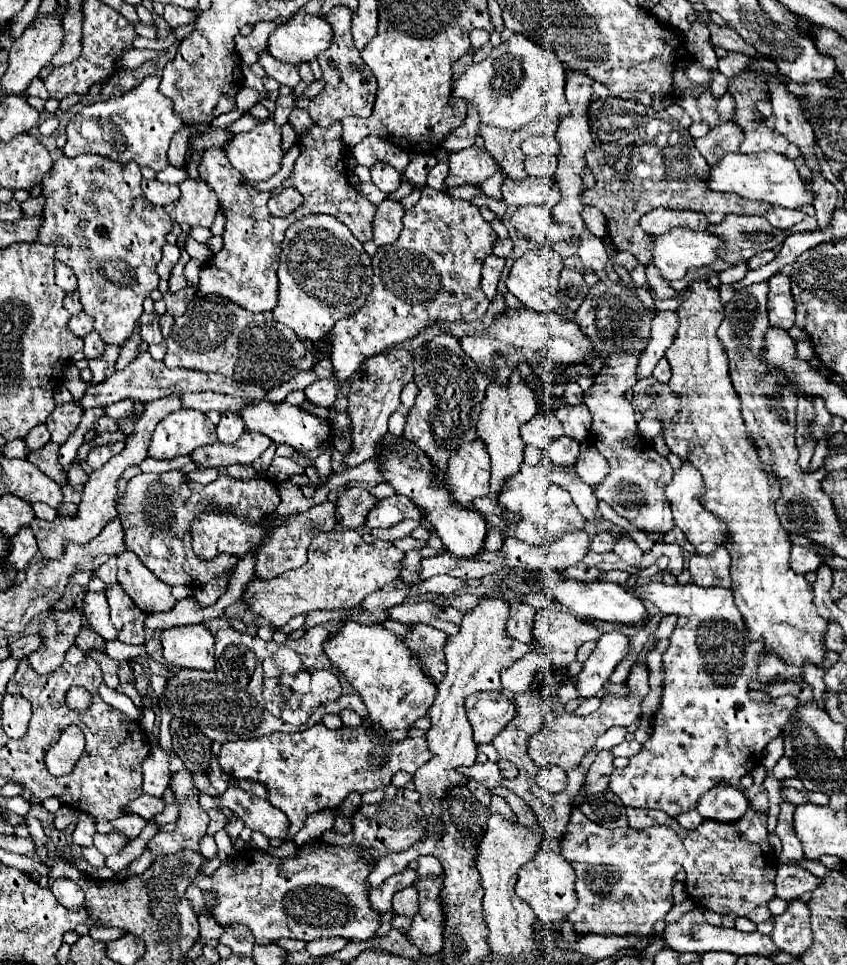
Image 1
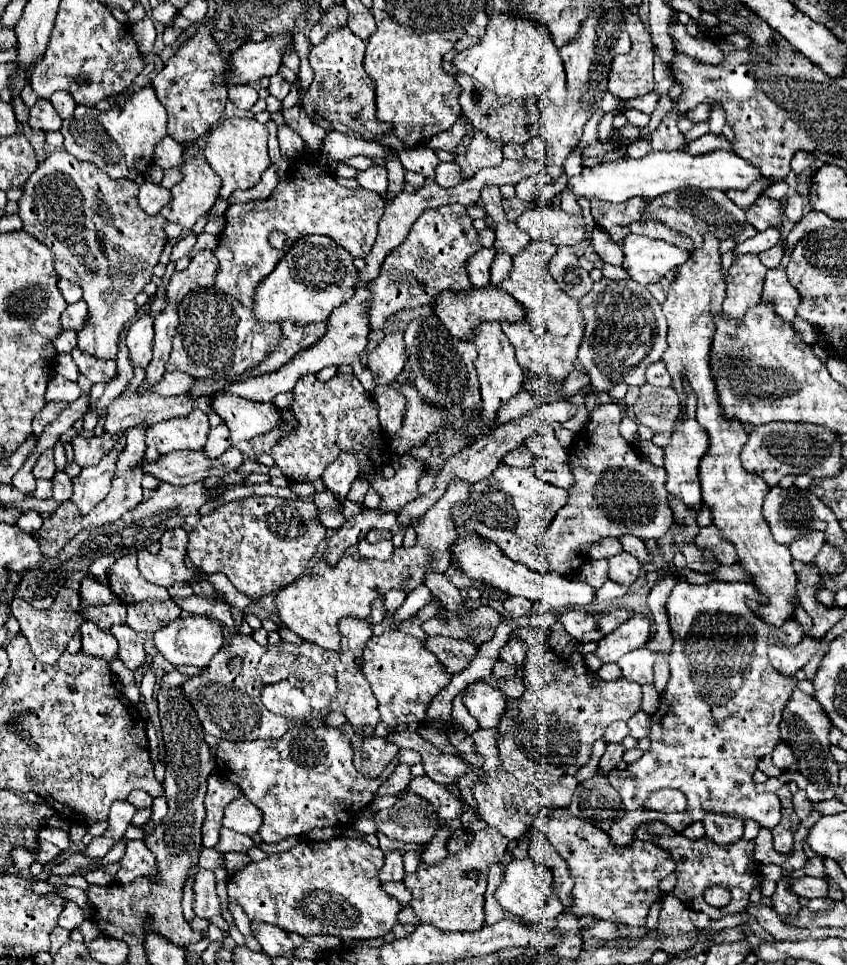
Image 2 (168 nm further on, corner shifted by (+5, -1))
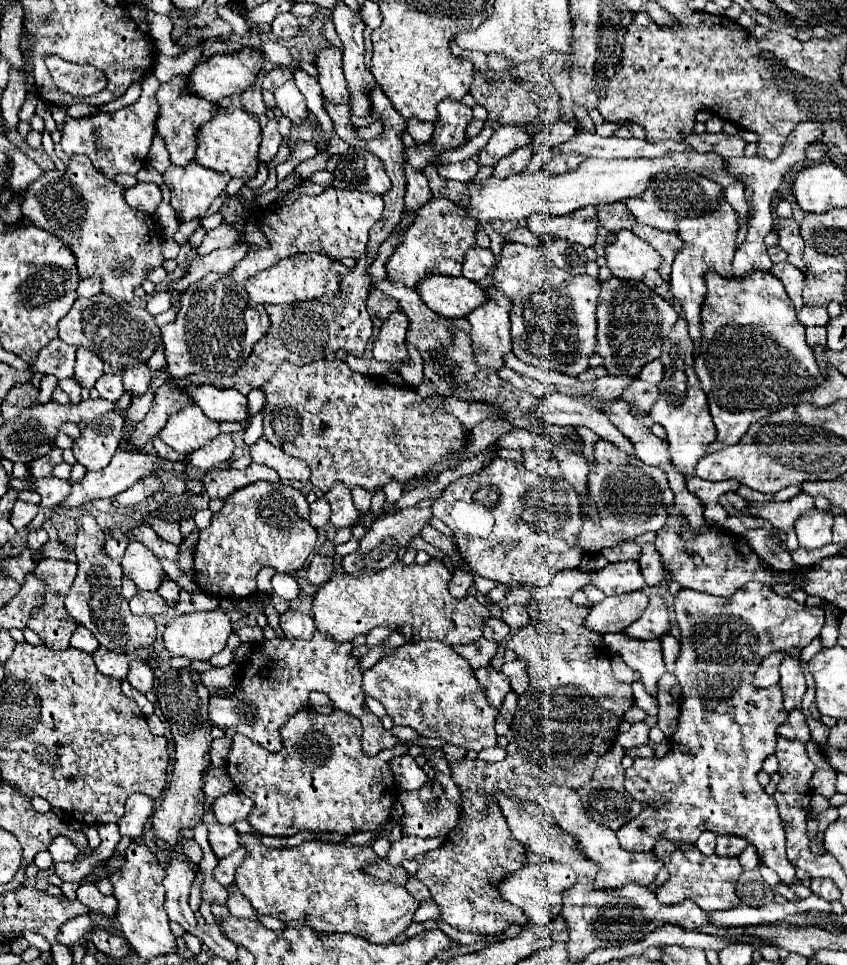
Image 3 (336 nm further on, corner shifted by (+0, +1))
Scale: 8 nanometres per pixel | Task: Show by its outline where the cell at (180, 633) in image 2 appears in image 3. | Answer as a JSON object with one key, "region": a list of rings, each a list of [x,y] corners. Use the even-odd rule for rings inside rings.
{"region":[[[211,610],[211,612],[193,612],[173,618],[163,632],[165,648],[173,656],[187,656],[189,660],[209,660],[213,654],[221,652],[231,636],[231,620],[223,610]]]}

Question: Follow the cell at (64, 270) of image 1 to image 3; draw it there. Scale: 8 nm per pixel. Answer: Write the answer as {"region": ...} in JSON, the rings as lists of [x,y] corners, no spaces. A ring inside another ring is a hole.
{"region":[[[87,278],[79,284],[79,296],[85,296],[85,298],[91,298],[95,294],[101,292],[101,282],[97,278]]]}

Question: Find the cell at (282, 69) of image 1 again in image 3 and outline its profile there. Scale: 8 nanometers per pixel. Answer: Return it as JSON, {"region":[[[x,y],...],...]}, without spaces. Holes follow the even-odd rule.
{"region":[[[293,80],[285,82],[283,86],[275,90],[275,100],[277,100],[277,108],[281,110],[281,114],[287,116],[293,126],[299,126],[301,122],[309,122],[309,108]]]}

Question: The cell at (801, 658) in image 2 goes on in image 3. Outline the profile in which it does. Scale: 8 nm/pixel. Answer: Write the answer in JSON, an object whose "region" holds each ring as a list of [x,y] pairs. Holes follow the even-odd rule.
{"region":[[[771,652],[757,668],[753,686],[757,688],[769,688],[779,682],[779,660],[783,660],[783,652]]]}

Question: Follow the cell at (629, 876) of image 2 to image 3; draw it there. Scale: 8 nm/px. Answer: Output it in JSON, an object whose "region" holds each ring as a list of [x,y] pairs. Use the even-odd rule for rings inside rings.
{"region":[[[547,784],[545,788],[539,790],[537,794],[537,802],[547,808],[547,812],[555,818],[555,822],[565,830],[569,832],[571,836],[575,836],[579,840],[579,848],[581,852],[593,860],[597,866],[599,866],[599,876],[595,880],[595,886],[599,888],[619,888],[627,882],[637,882],[637,884],[643,884],[643,886],[649,886],[657,872],[663,868],[663,862],[655,856],[655,854],[645,854],[645,852],[627,852],[619,846],[619,840],[615,836],[613,830],[609,830],[607,826],[603,824],[597,824],[593,822],[587,814],[585,814],[585,808],[583,808],[583,802],[581,802],[581,796],[577,794],[575,788],[569,788],[569,786],[559,786],[559,784]]]}

